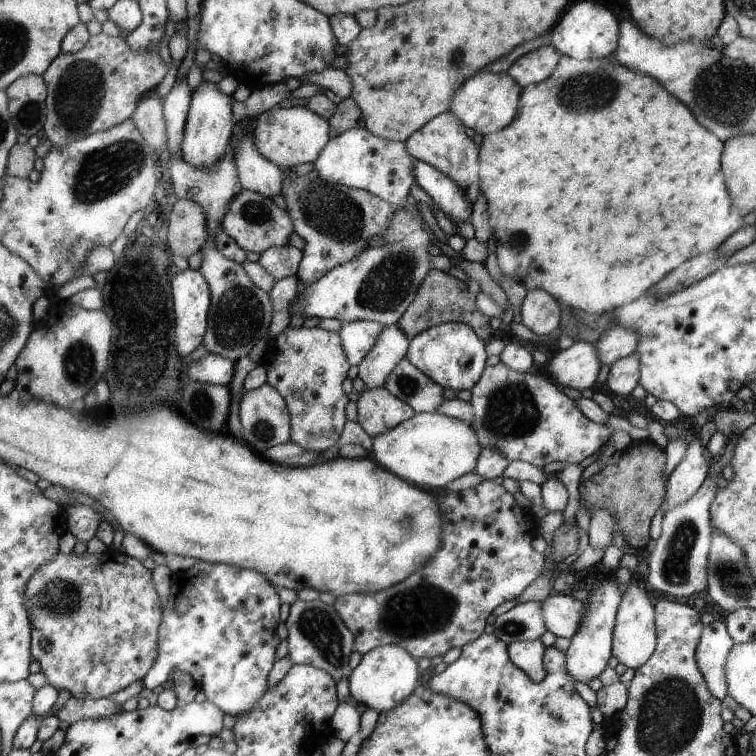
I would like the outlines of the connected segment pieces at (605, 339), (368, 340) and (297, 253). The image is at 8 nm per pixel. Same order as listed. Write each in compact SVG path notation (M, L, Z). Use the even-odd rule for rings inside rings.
M612 327L602 332L594 346L598 350L598 358L602 365L612 366L620 358L635 352L638 346L638 334L632 328Z
M352 321L342 324L339 334L352 366L358 366L362 358L374 348L384 327L384 324L376 321Z
M274 246L261 252L257 262L274 280L280 280L297 274L302 257L303 251L294 246Z

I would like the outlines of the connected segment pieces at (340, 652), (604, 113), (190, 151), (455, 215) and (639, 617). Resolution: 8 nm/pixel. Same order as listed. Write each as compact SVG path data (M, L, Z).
M315 599L313 601L296 600L290 605L290 613L286 626L289 632L288 660L292 664L310 664L333 675L338 682L342 678L350 678L353 673L348 661L350 654L355 649L356 639L354 633L346 626L337 609L326 603Z
M568 55L545 81L524 87L517 116L504 129L483 136L481 146L481 187L488 202L491 234L496 240L496 258L502 272L517 280L527 291L542 289L562 306L582 310L587 314L602 314L640 298L644 292L678 264L694 254L718 249L727 238L742 228L744 214L734 206L720 170L720 154L724 144L696 122L692 112L666 92L650 74L634 74L612 56L580 61Z
M202 82L198 90L191 93L186 130L182 140L184 162L194 168L204 168L204 166L208 168L222 161L236 126L233 104L233 96L220 92L213 82Z
M414 160L415 184L423 188L440 206L445 216L454 222L468 222L473 214L473 202L466 198L466 191L450 175L422 160Z
M634 582L624 586L620 608L617 610L616 628L613 630L613 656L627 668L638 669L653 656L657 648L657 626L654 626L654 604L646 590Z

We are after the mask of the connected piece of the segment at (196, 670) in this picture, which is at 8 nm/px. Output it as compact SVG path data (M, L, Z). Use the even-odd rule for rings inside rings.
M206 561L196 562L194 566L187 570L179 571L172 574L172 585L170 586L170 596L168 602L162 606L162 610L165 611L165 618L162 621L161 626L161 644L162 650L158 654L157 664L149 670L146 674L144 681L142 682L146 688L152 690L158 685L162 685L167 680L170 672L176 672L182 670L182 672L188 672L192 675L192 678L196 681L200 690L204 691L206 700L214 703L214 706L219 706L226 715L232 715L234 718L238 718L240 714L250 714L250 710L254 710L254 706L262 700L266 692L266 676L276 660L276 646L278 646L278 616L280 616L280 600L276 594L276 588L268 582L269 578L266 578L265 574L250 569L238 568L238 566L232 566L229 564L216 564Z

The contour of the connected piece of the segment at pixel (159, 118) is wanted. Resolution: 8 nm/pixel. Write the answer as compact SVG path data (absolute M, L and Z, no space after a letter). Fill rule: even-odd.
M148 96L142 100L142 104L138 106L137 112L132 117L146 142L159 152L160 148L167 144L164 102L157 97Z

